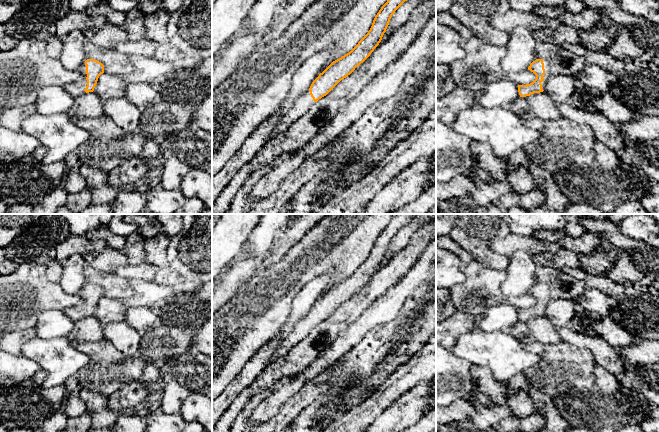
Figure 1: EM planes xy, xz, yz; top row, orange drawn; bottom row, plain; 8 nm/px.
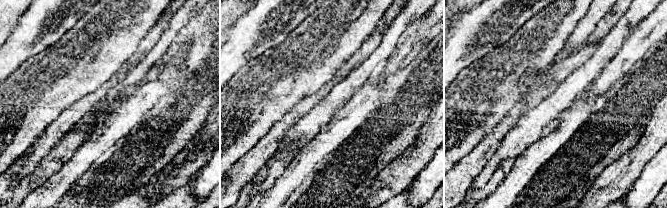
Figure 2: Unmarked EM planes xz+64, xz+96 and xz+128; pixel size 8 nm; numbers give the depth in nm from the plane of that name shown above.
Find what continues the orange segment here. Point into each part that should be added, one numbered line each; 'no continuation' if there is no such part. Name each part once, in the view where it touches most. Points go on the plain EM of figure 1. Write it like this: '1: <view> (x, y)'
1: yz (547, 291)

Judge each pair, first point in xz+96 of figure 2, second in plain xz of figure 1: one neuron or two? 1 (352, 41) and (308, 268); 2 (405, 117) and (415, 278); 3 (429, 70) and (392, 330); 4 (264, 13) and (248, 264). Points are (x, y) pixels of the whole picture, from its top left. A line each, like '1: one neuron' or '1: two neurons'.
1: one neuron
2: two neurons
3: one neuron
4: two neurons

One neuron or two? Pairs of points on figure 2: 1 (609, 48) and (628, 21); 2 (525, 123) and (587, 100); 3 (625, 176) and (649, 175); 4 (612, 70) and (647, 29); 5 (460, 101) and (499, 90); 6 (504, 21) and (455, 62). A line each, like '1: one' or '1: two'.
1: one
2: two
3: two
4: one
5: one
6: one

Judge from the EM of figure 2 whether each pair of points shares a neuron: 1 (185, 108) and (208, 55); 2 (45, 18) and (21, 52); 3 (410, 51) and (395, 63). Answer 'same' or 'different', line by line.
1: same
2: same
3: same

